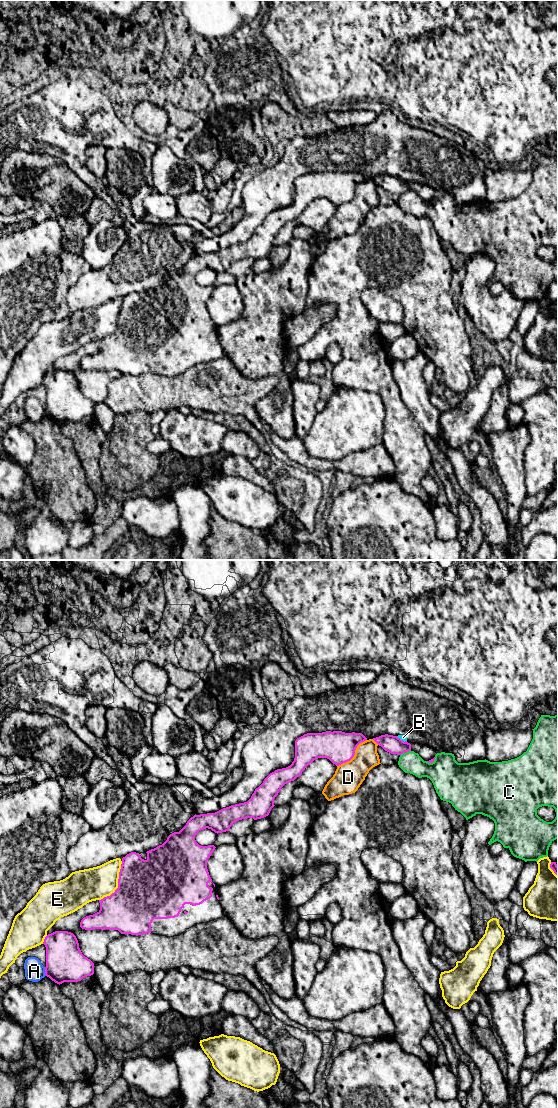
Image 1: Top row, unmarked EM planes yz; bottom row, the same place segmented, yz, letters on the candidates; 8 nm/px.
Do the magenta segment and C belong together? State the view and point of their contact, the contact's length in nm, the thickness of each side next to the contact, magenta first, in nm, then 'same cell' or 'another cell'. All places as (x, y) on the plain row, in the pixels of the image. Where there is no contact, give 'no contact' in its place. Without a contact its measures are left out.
yz (405, 192) | 100 nm | 140/180 nm | another cell

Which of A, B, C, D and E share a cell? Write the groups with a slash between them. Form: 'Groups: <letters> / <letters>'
Groups: A / B / C / D / E

